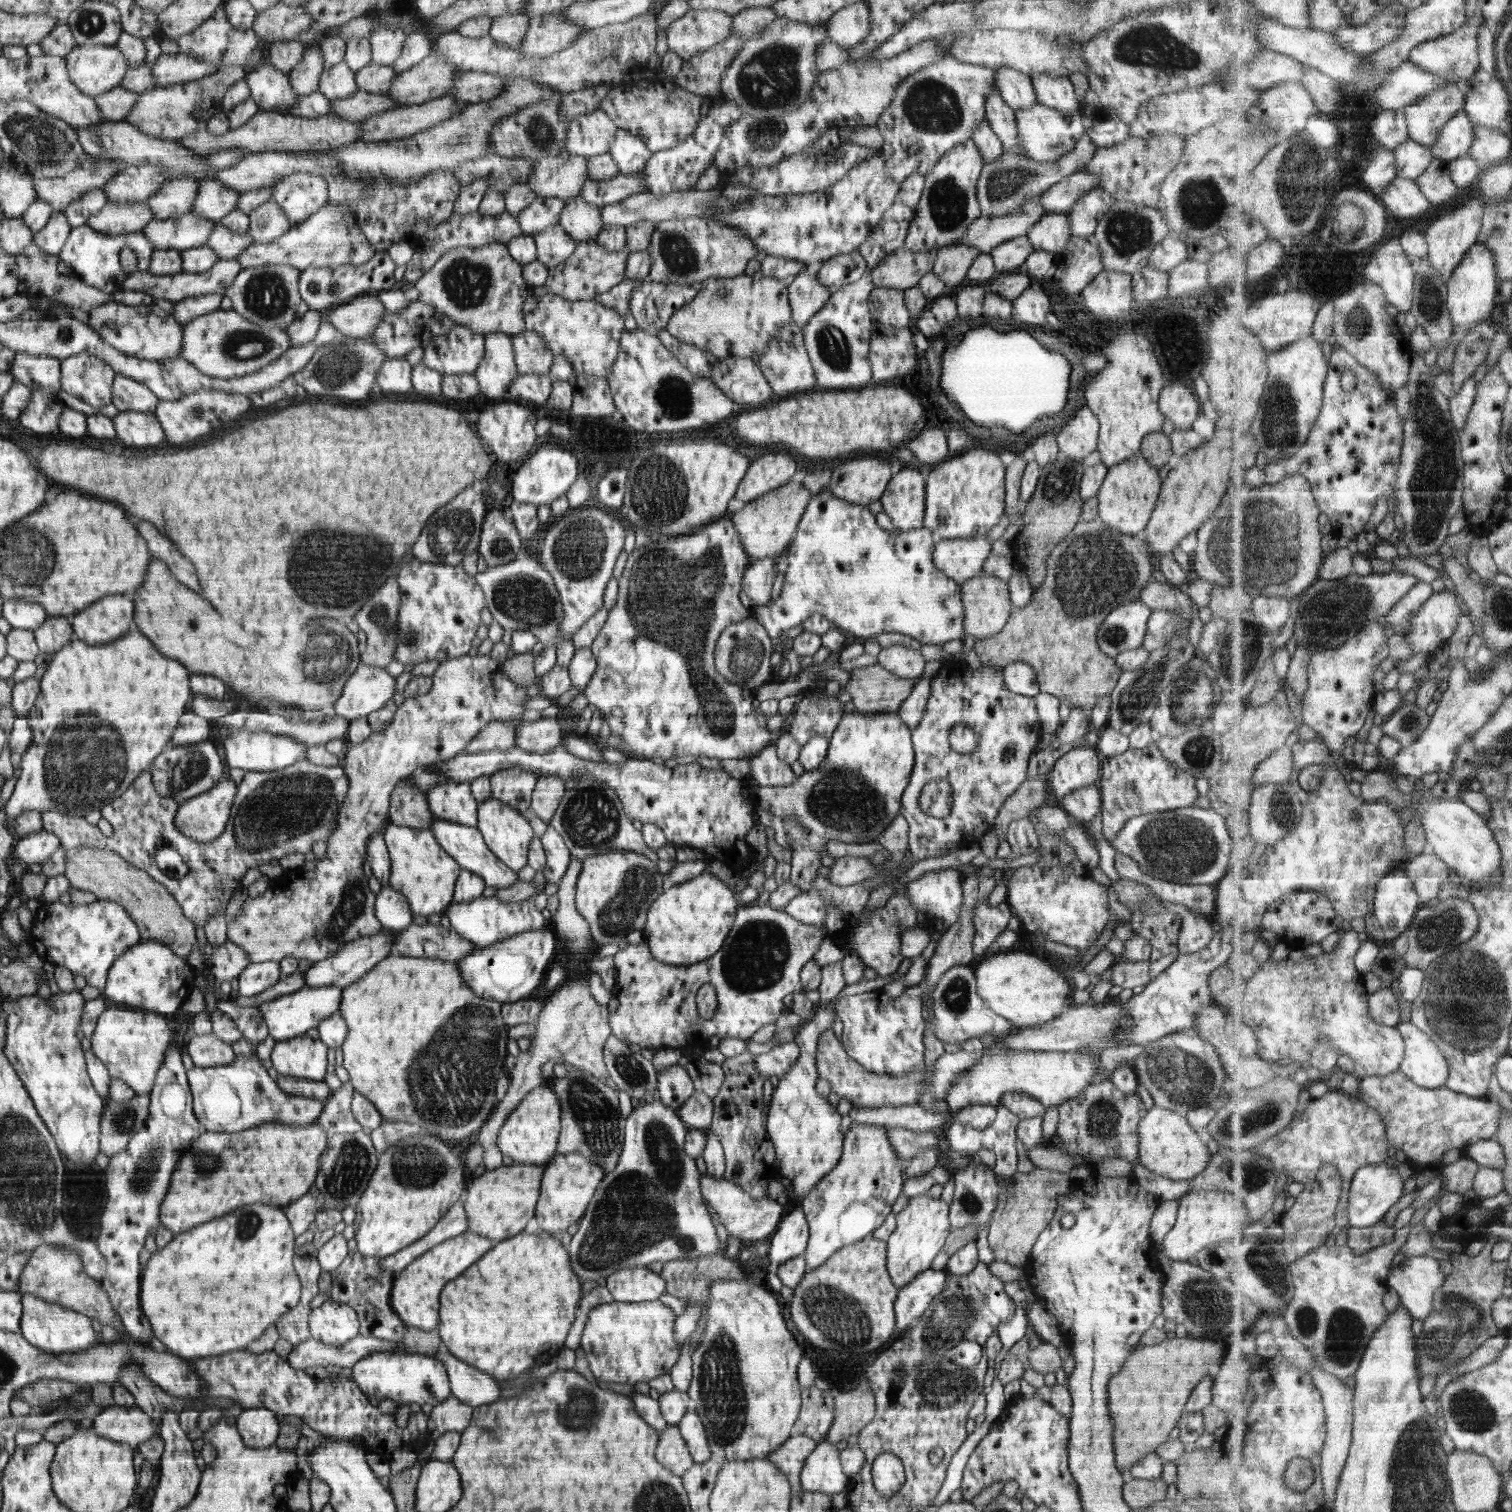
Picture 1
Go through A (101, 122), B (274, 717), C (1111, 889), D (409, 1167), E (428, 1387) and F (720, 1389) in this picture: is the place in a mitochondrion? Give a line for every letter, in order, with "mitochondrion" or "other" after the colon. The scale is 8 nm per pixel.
A: other
B: other
C: other
D: mitochondrion
E: mitochondrion
F: mitochondrion

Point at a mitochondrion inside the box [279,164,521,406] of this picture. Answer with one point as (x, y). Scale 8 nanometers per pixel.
(466, 281)

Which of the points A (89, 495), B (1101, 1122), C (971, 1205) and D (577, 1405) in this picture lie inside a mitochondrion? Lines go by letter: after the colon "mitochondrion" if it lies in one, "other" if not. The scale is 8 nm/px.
A: other
B: mitochondrion
C: mitochondrion
D: mitochondrion

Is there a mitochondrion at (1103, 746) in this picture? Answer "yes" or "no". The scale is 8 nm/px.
no

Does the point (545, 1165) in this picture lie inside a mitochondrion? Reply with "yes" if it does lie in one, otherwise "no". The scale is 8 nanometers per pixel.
no

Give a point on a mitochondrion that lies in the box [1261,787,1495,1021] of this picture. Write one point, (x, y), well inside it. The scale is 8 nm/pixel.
(1438, 932)

